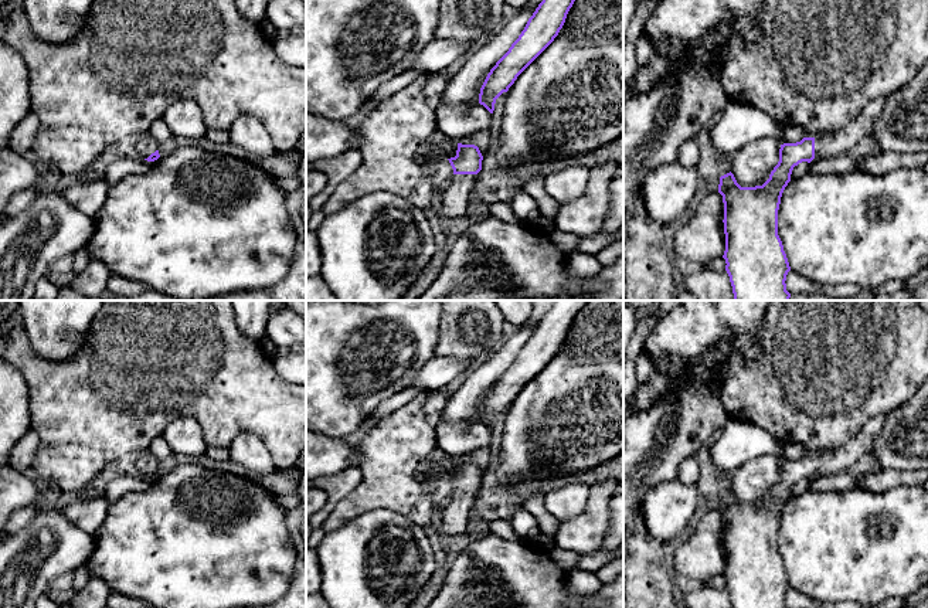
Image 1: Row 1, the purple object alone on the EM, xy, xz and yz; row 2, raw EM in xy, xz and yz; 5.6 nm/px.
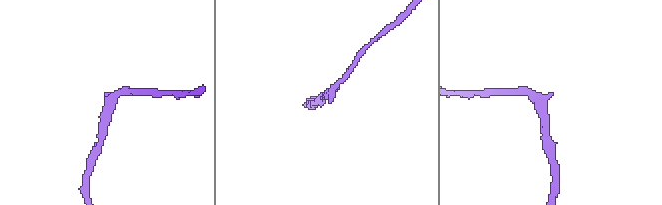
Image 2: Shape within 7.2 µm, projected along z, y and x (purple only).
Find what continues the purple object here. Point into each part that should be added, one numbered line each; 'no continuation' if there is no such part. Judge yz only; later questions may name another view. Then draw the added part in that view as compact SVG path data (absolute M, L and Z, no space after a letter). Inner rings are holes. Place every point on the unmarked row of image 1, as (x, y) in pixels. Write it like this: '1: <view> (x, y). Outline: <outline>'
1: yz (832, 461). Outline: M887 414L871 418L863 429L844 445L815 454L815 476L833 475L849 469L863 455L871 452Z

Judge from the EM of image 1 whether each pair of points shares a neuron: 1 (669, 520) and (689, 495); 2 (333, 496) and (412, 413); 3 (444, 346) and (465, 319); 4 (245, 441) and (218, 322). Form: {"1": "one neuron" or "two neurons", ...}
{"1": "one neuron", "2": "two neurons", "3": "one neuron", "4": "two neurons"}

